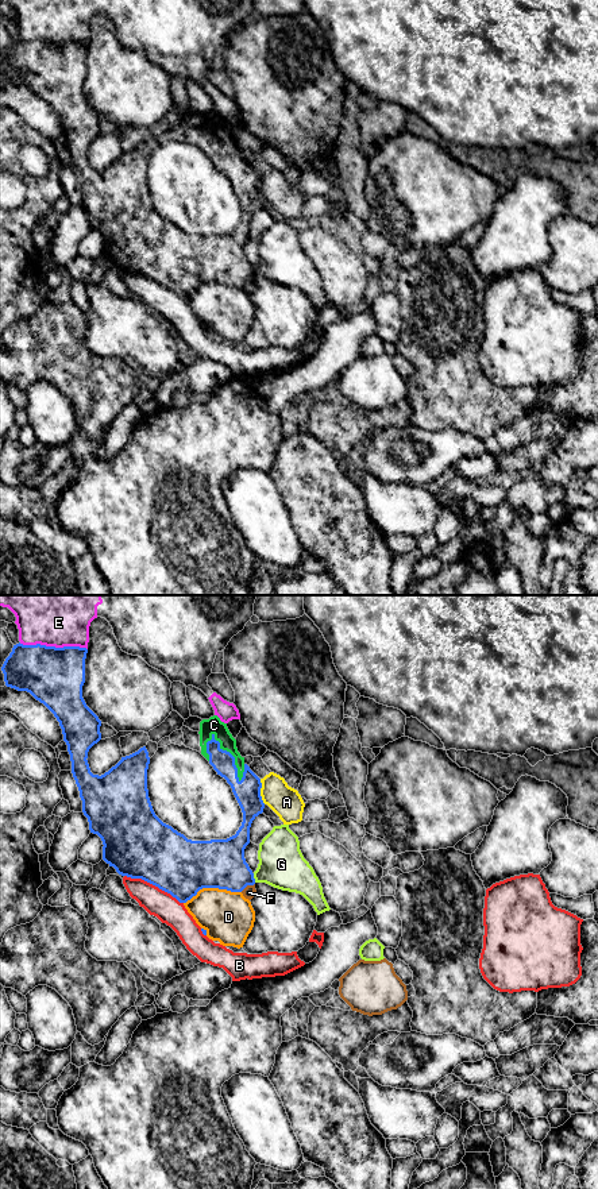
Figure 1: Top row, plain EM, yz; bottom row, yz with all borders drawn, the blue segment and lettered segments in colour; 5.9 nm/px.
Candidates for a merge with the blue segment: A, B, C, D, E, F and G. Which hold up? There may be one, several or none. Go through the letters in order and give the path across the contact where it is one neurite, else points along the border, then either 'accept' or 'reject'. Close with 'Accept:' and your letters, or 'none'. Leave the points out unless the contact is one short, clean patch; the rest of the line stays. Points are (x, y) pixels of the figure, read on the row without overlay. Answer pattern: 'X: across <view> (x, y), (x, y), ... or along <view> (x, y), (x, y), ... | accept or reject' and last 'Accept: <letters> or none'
A: along yz (259, 174), (261, 195), (265, 199) | reject
B: reject
C: accept
D: reject
E: reject
F: reject
G: reject
Accept: C

